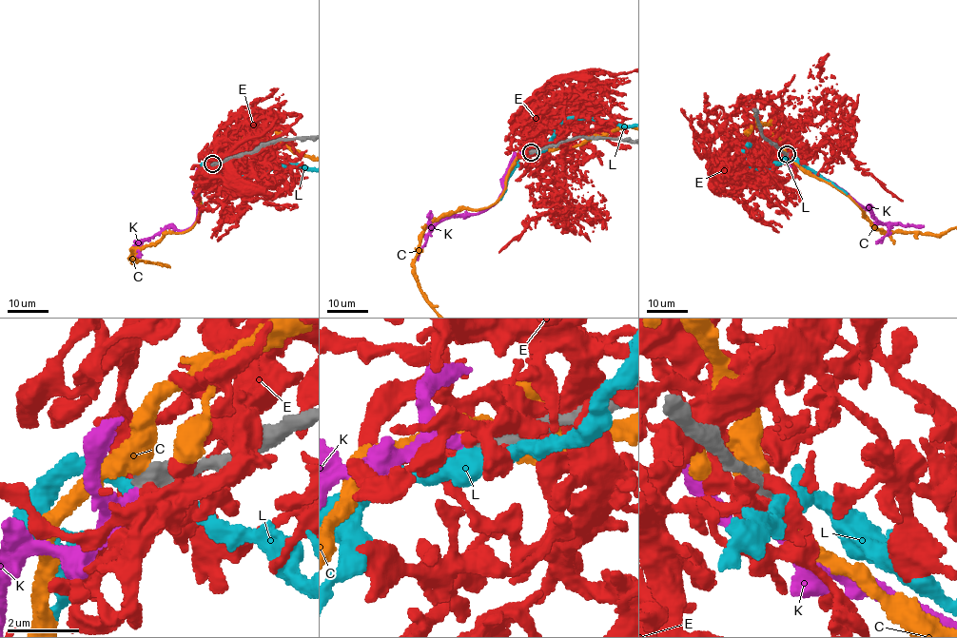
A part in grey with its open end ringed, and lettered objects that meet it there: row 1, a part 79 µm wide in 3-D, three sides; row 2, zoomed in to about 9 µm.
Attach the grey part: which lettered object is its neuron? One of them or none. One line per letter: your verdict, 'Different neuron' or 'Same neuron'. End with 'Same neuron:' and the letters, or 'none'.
C: Different neuron
E: Different neuron
K: Different neuron
L: Different neuron
Same neuron: none

